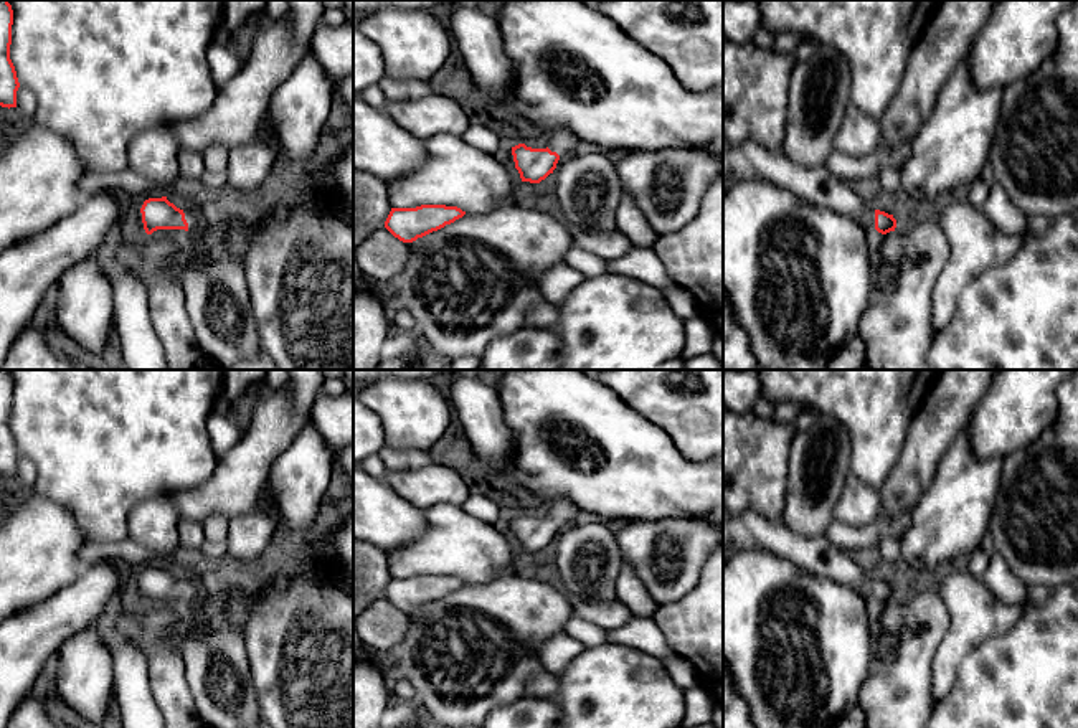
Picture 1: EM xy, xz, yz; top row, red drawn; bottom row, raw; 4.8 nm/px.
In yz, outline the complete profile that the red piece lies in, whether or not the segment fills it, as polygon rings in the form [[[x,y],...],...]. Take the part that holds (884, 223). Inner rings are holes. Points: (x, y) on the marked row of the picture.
[[[753,140],[745,142],[741,152],[756,177],[792,191],[797,198],[849,216],[860,226],[875,228],[882,234],[895,231],[896,220],[893,215],[865,203],[847,180],[832,175],[825,165],[817,168],[801,167],[781,150],[769,150]]]

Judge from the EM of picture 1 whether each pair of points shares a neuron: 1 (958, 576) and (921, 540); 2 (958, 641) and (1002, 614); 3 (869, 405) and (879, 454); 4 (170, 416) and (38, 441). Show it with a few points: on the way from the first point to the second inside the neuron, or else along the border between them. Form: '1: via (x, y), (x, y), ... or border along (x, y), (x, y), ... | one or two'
1: border along (959, 563), (943, 570) | two
2: via (969, 629), (981, 618), (991, 618) | one
3: via (877, 416), (877, 443) | one
4: via (137, 416), (71, 416) | one

